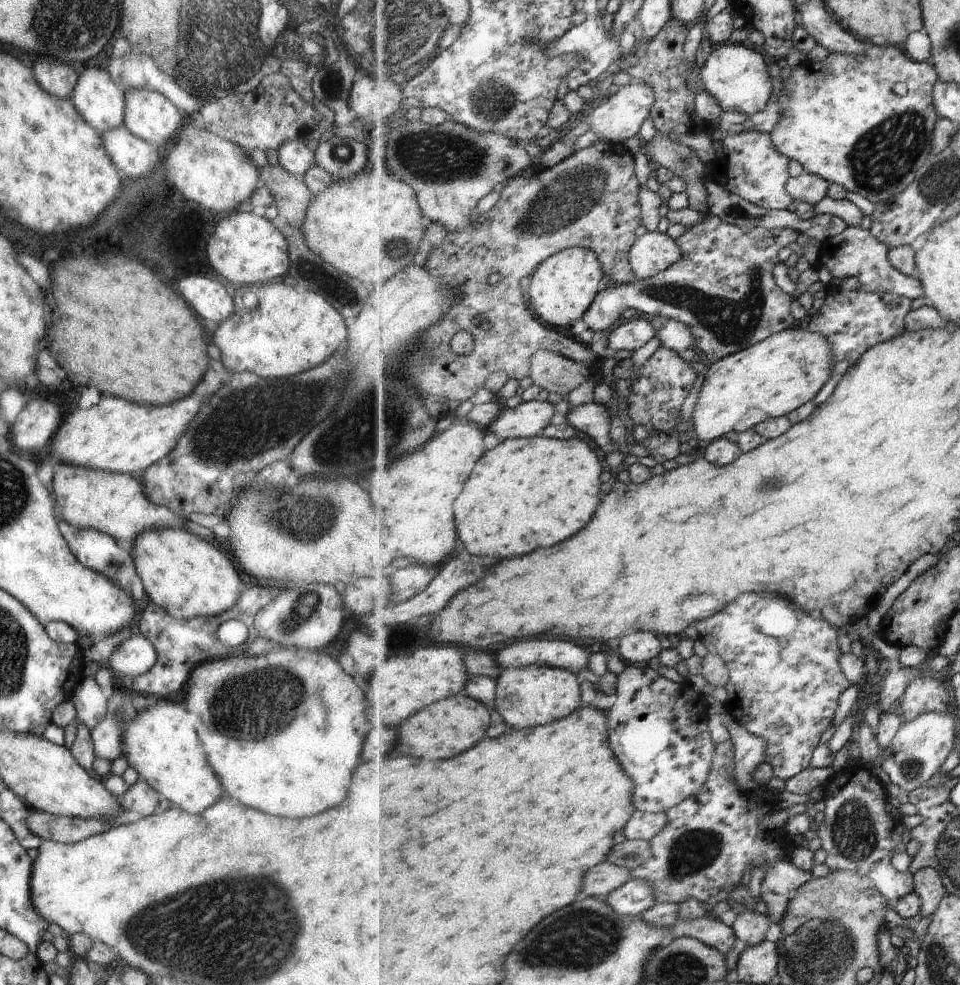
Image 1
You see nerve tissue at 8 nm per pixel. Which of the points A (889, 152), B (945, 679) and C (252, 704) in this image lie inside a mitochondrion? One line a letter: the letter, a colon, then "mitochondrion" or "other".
A: mitochondrion
B: other
C: mitochondrion

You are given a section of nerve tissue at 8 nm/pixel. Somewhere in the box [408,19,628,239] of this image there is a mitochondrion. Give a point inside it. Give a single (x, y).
(492, 100)

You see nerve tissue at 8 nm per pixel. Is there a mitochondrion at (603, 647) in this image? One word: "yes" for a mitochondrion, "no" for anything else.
no

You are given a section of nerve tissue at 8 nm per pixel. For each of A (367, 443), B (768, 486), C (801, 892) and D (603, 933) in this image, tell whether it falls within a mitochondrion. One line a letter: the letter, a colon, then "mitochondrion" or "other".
A: mitochondrion
B: mitochondrion
C: other
D: mitochondrion

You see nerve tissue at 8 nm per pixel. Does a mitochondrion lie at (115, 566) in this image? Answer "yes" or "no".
yes

